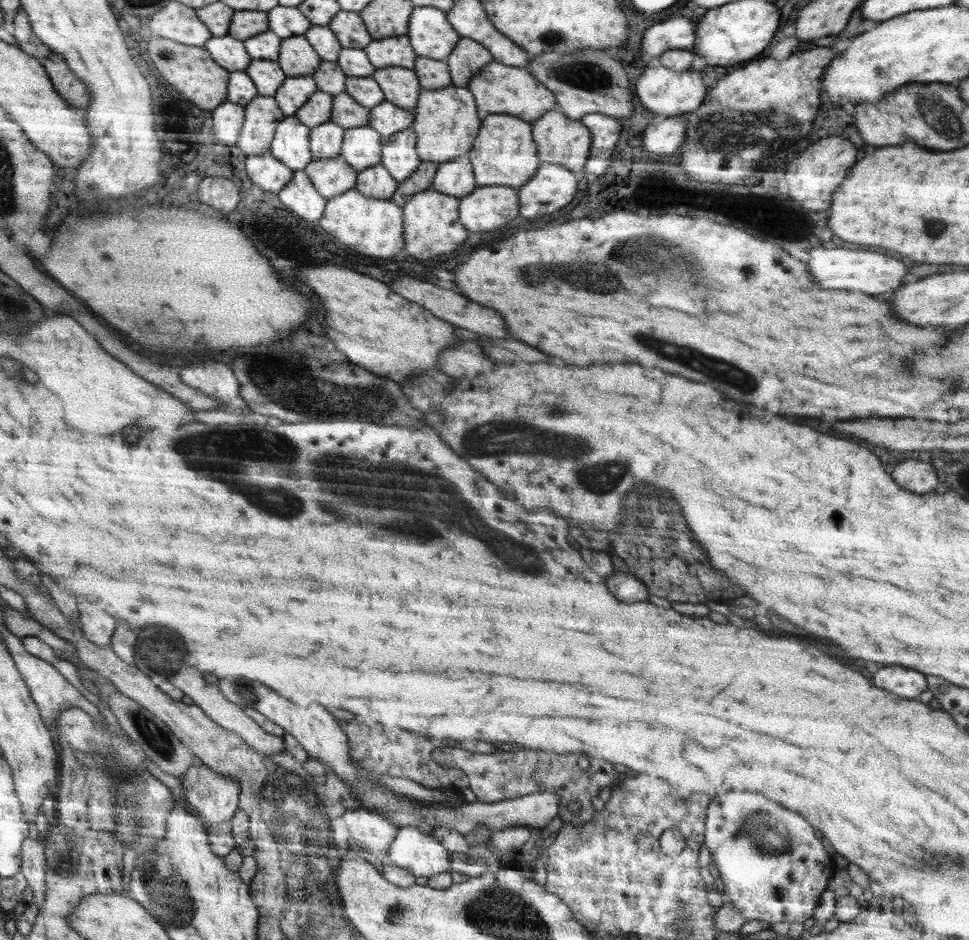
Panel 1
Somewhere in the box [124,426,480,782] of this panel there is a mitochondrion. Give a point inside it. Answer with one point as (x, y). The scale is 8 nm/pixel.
(154, 644)

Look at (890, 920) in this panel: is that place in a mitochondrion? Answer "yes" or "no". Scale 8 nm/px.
no

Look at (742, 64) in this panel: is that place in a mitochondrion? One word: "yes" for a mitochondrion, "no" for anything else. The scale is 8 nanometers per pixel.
no

